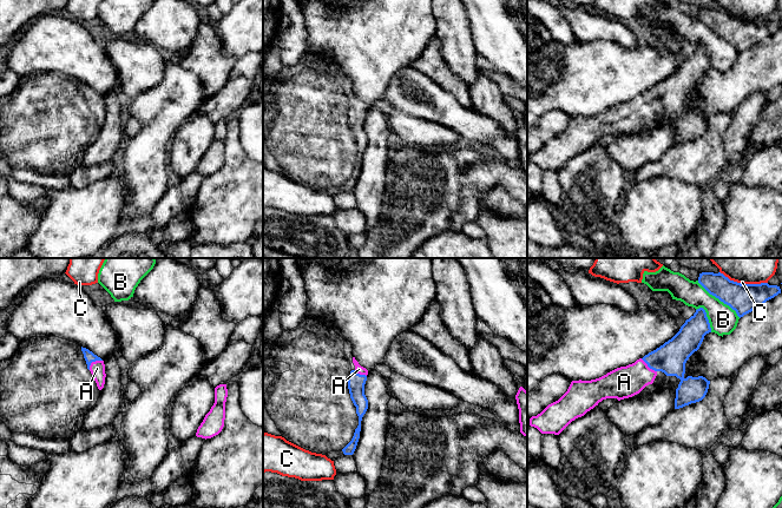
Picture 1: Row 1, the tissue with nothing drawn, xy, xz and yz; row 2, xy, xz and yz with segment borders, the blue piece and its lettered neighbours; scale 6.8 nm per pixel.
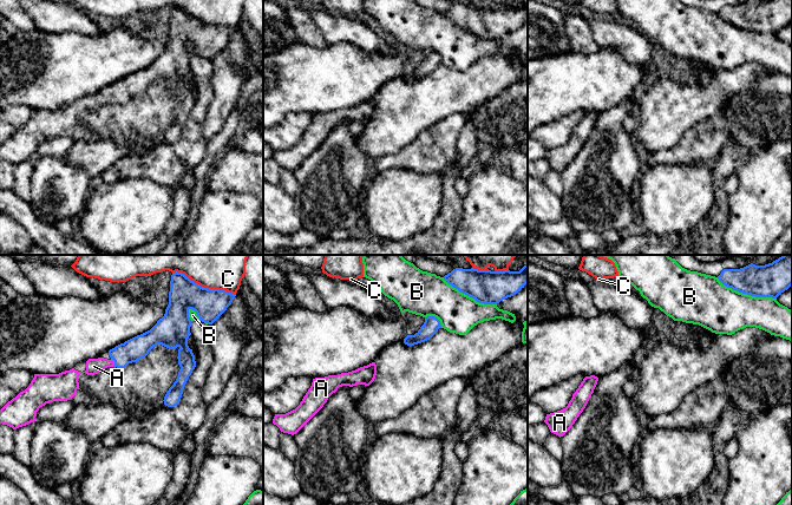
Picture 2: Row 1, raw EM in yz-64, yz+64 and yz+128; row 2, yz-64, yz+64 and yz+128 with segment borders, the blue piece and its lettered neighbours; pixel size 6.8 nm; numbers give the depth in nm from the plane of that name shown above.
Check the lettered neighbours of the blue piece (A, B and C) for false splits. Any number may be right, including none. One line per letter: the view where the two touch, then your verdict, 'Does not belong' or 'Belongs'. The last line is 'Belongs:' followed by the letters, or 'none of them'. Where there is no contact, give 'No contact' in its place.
A: Touches blue in xy. Belongs
B: Touches blue in yz. Does not belong
C: Touches blue in yz. Does not belong
Belongs: A

